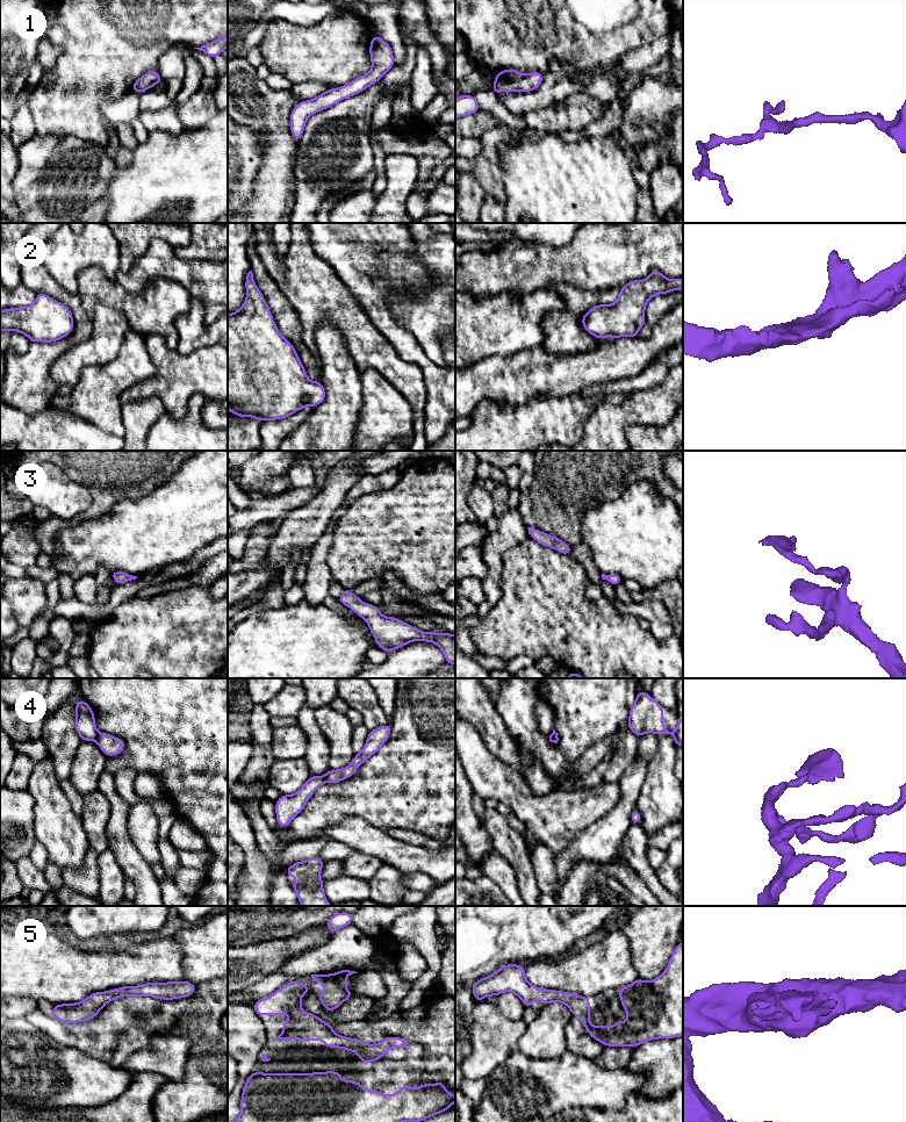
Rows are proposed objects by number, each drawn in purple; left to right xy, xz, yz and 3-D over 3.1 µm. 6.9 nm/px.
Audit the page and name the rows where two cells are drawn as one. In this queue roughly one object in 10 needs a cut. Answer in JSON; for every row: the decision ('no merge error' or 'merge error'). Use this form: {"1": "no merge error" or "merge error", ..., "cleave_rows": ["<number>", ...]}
{"1": "no merge error", "2": "no merge error", "3": "no merge error", "4": "merge error", "5": "no merge error", "cleave_rows": ["4"]}

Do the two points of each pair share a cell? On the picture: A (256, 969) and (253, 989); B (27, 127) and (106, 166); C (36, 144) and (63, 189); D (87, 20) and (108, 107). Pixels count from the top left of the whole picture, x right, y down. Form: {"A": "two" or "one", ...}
{"A": "two", "B": "two", "C": "one", "D": "two"}

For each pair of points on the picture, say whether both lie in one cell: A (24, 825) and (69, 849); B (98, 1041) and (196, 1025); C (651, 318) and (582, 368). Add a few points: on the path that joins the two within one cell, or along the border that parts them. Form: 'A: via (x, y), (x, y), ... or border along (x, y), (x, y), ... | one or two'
A: border along (34, 803), (34, 834), (36, 839) | two
B: via (122, 1016), (128, 1011), (172, 1015) | one
C: border along (670, 309), (651, 328) | two

